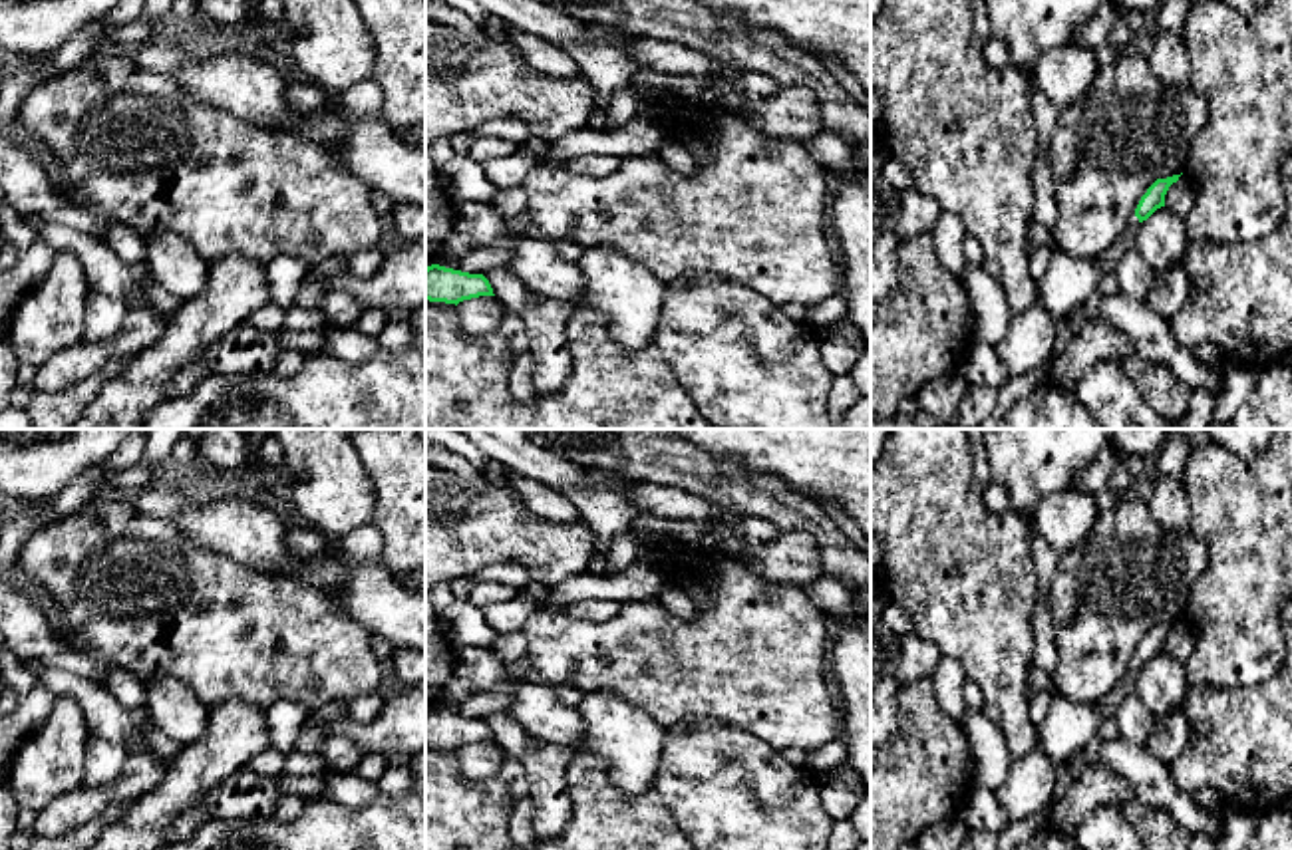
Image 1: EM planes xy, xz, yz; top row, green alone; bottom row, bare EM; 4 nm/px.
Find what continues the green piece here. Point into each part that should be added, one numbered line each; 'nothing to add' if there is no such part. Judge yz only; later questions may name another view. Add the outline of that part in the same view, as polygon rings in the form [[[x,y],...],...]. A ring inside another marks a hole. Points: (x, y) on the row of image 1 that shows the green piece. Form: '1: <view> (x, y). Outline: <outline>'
1: yz (1128, 241). Outline: [[[1133,214],[1125,232],[1095,260],[1101,272],[1115,272],[1125,252],[1137,248],[1137,230],[1141,222]]]

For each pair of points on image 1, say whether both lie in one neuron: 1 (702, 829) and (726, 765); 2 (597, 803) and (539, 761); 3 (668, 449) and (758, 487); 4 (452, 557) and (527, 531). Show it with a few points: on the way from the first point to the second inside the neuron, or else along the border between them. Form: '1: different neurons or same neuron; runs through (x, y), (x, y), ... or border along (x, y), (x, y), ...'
1: same neuron; runs through (718, 813), (726, 805), (726, 781)
2: different neurons; border along (573, 749), (567, 769), (571, 819), (563, 827)
3: same neuron; runs through (690, 459), (714, 463), (736, 483)
4: same neuron; runs through (470, 539), (478, 531), (509, 531)

